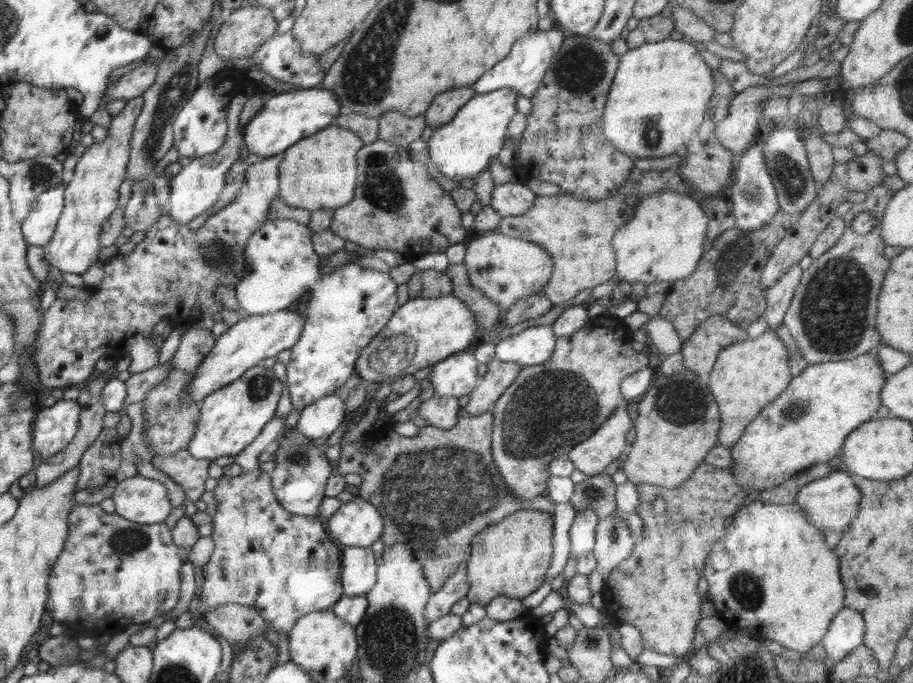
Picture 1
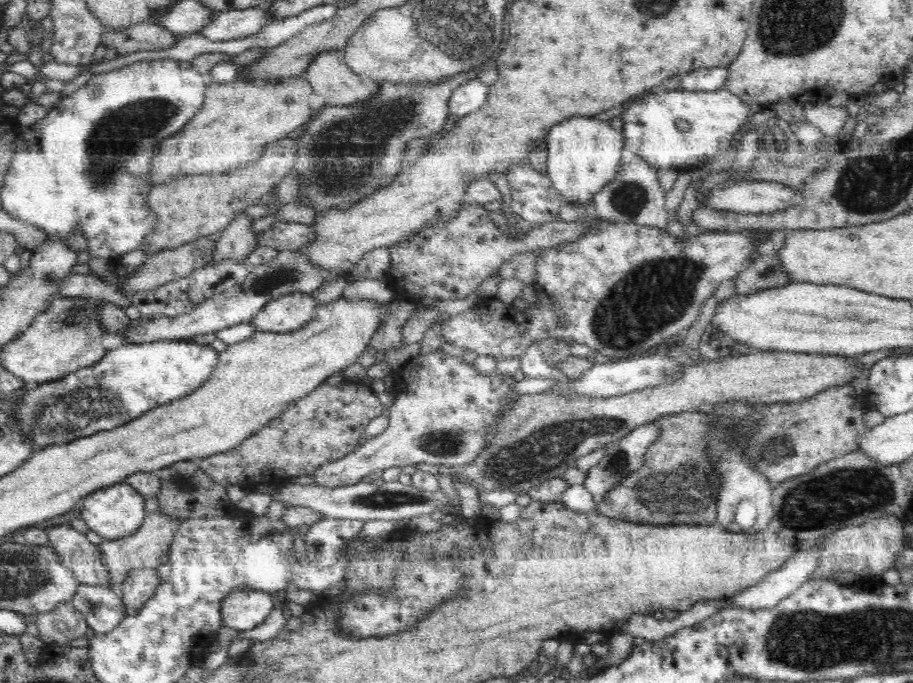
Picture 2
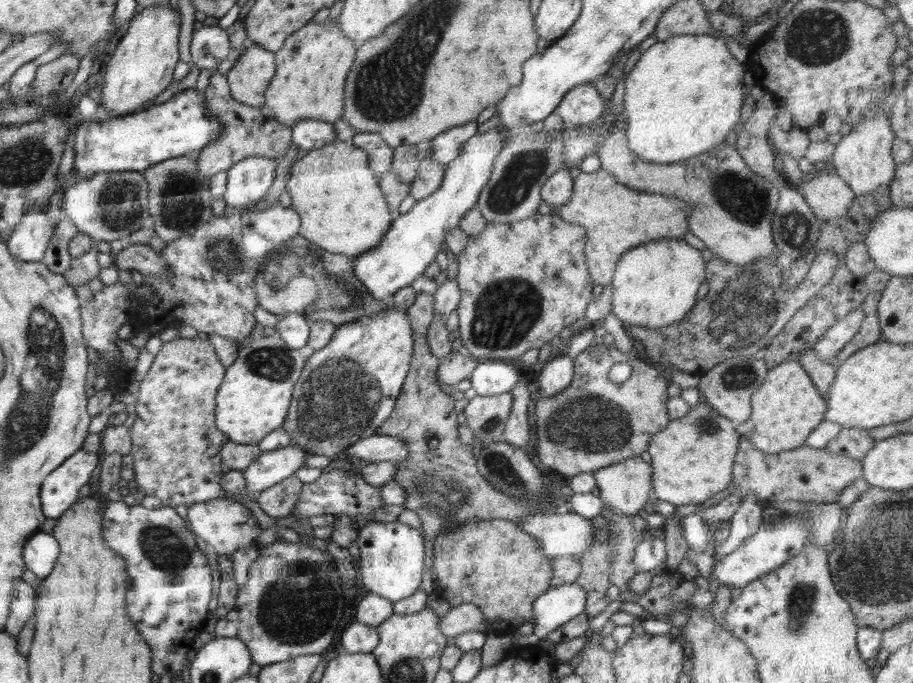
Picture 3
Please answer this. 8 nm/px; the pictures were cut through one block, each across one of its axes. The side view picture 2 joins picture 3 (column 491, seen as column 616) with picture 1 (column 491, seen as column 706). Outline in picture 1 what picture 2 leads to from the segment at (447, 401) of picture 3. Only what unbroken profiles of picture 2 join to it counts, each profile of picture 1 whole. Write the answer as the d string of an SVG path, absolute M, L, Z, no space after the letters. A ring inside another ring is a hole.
M462 410L457 423L449 429L428 424L420 428L417 436L411 437L400 436L389 429L383 439L372 444L373 447L366 444L365 439L340 443L341 455L334 465L334 473L362 480L358 486L358 497L370 501L378 509L383 520L380 540L386 547L404 543L413 548L413 553L423 566L431 592L438 592L445 580L457 571L459 564L468 560L472 539L486 527L500 522L517 510L534 509L552 514L555 509L555 503L547 496L538 495L532 500L521 500L509 493L491 455L492 431L493 415L490 411L481 416L468 416Z

